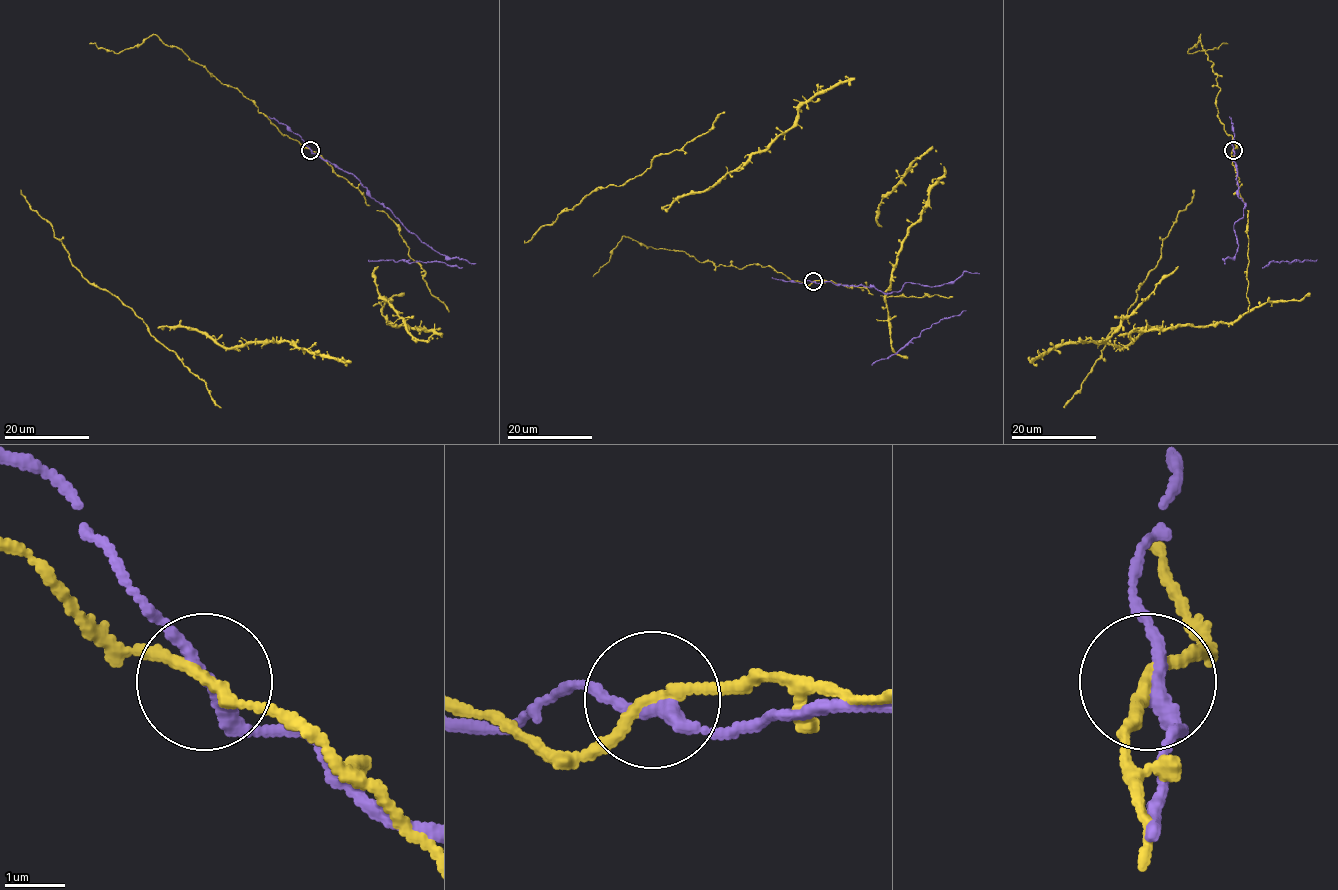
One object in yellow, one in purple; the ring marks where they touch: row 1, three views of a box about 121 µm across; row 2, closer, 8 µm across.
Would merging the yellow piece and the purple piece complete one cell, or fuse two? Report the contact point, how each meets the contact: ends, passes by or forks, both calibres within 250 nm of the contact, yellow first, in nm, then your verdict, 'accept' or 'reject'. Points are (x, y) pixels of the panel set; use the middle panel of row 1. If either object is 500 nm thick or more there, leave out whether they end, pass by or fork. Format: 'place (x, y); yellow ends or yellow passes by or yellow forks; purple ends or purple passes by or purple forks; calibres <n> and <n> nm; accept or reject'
place (813, 281); yellow passes by; purple passes by; calibres 180 and 240 nm; reject

